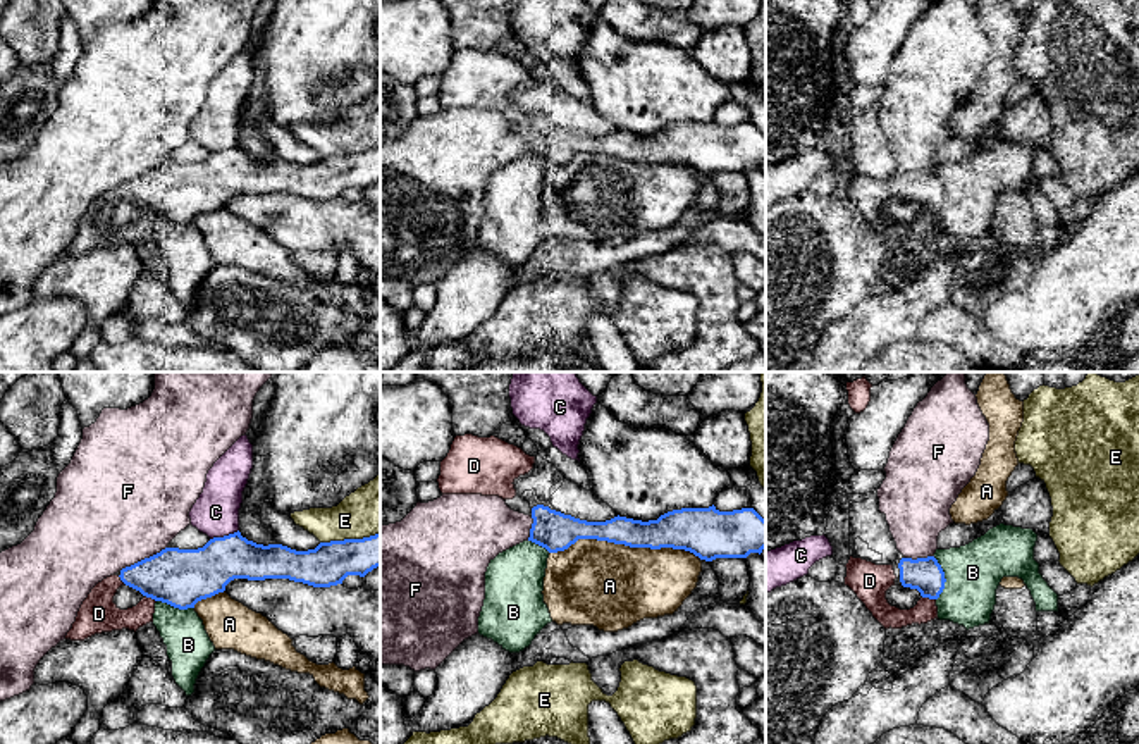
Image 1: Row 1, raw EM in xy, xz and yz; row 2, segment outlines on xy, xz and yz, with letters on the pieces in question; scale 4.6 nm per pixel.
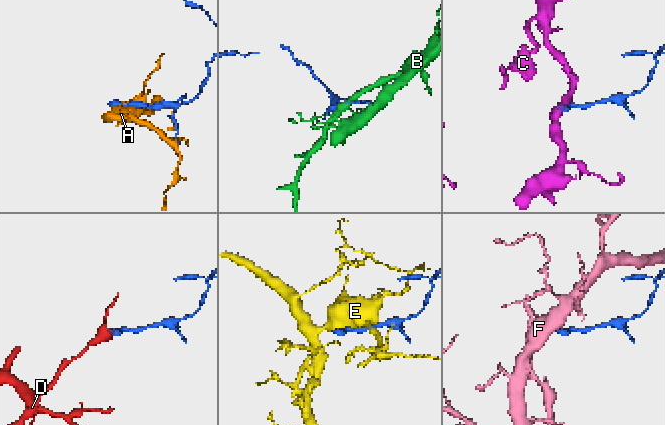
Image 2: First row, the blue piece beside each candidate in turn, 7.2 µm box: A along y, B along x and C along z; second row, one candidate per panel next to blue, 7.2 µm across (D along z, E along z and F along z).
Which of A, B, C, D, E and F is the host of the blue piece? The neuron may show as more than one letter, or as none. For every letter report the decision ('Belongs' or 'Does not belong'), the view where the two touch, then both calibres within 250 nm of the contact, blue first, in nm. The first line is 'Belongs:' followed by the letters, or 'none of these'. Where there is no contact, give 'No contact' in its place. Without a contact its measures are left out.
Belongs: D
A: Does not belong. Touches blue in xz. Thickness 150 nm (blue) against 400 nm
B: Does not belong. Touches blue in yz. Thickness 160 nm (blue) against 260 nm
C: Does not belong. Touches blue in xy. Thickness 260 nm (blue) against 220 nm
D: Belongs. Touches blue in yz. Thickness 160 nm (blue) against 120 nm
E: Does not belong. Touches blue in xy. Thickness 200 nm (blue) against 260 nm
F: Does not belong. Touches blue in xy. Thickness 280 nm (blue) against 500 nm

